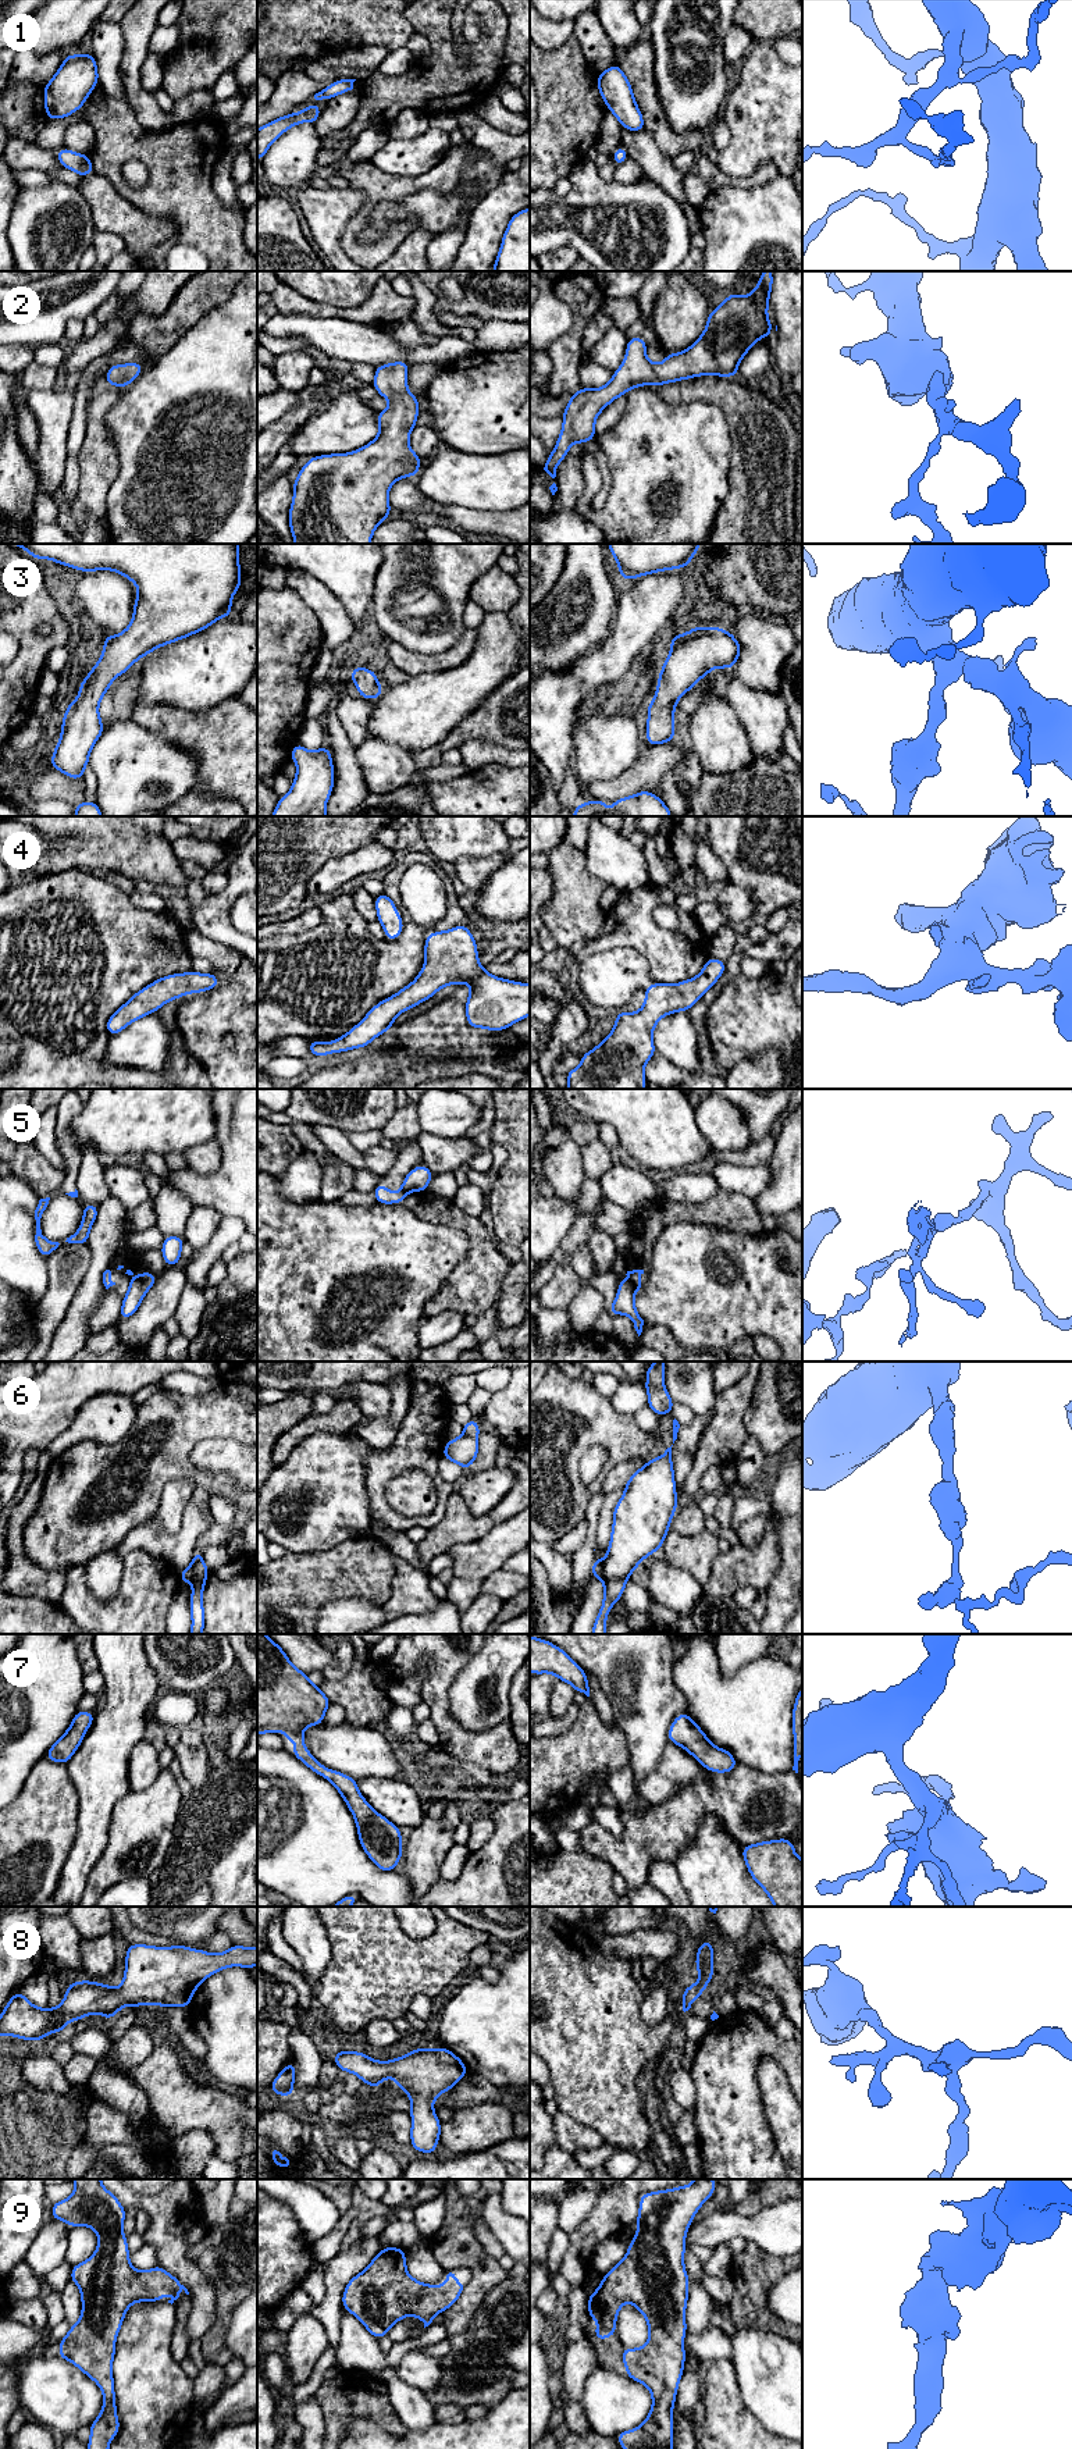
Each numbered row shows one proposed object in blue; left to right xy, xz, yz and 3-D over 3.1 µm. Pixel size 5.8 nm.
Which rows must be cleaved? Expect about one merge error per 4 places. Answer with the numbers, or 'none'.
5, 6

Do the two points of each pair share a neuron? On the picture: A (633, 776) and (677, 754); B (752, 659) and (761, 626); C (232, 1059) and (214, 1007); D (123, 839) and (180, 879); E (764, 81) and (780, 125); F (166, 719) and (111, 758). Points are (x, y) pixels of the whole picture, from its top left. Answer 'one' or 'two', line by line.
A: one
B: one
C: one
D: one
E: one
F: two

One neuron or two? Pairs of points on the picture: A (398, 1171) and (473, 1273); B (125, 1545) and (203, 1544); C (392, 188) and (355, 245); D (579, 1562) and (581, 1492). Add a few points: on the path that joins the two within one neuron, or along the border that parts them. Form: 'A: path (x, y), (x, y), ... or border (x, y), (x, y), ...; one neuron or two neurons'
A: path (412, 1203), (423, 1210), (455, 1217), (477, 1239); one neuron
B: border (200, 1512), (207, 1529), (193, 1549); two neurons
C: path (377, 196), (353, 230); one neuron
D: border (599, 1491), (591, 1498), (584, 1520); two neurons

